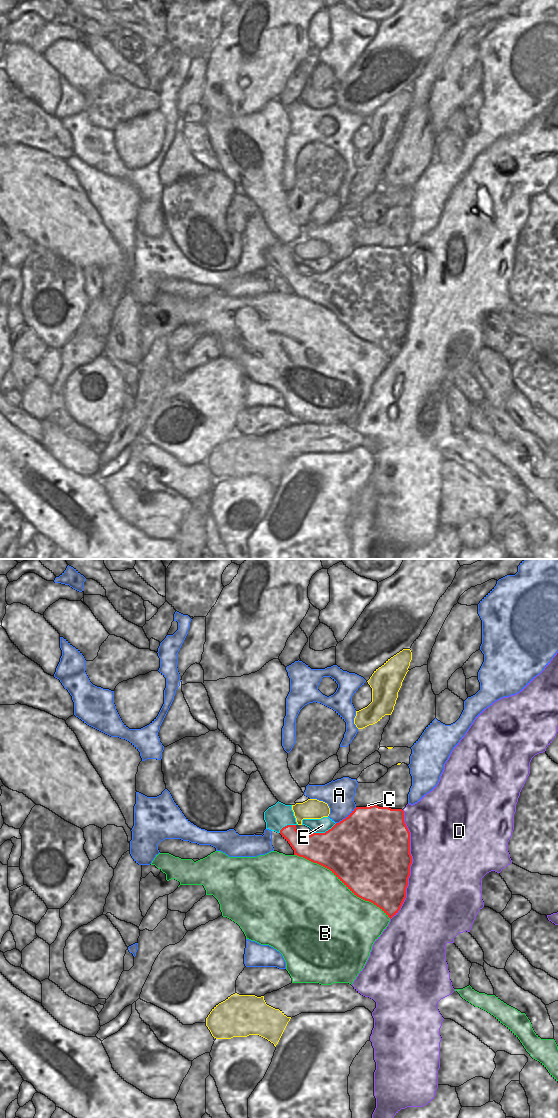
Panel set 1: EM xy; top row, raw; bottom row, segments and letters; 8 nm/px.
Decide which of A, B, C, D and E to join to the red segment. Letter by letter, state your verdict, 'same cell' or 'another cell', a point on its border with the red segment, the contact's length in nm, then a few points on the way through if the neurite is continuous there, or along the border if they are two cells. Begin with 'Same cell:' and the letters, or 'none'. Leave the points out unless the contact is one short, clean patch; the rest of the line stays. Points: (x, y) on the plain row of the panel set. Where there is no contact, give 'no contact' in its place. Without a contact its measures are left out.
Same cell: E
A: another cell | xy (346, 257) | 220 nm
B: another cell | xy (342, 321) | 950 nm
C: another cell | xy (368, 247) | 40 nm
D: another cell | xy (410, 305) | 900 nm
E: same cell | xy (326, 271) | 200 nm

